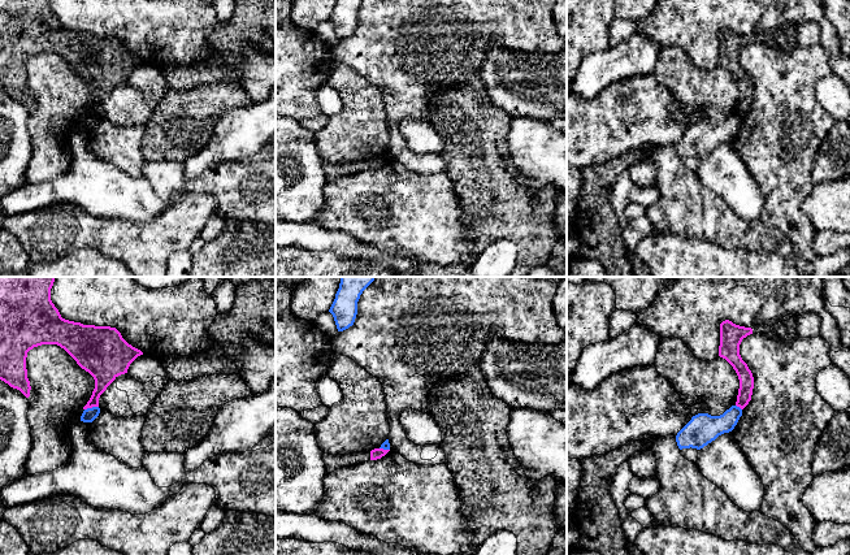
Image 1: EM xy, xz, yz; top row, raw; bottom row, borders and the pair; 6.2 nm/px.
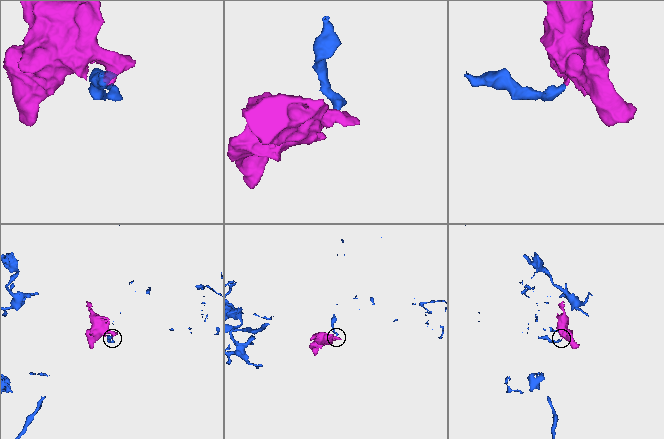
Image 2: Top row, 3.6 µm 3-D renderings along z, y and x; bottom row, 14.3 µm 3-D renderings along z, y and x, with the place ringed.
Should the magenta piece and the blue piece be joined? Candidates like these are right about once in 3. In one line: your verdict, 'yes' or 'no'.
no

